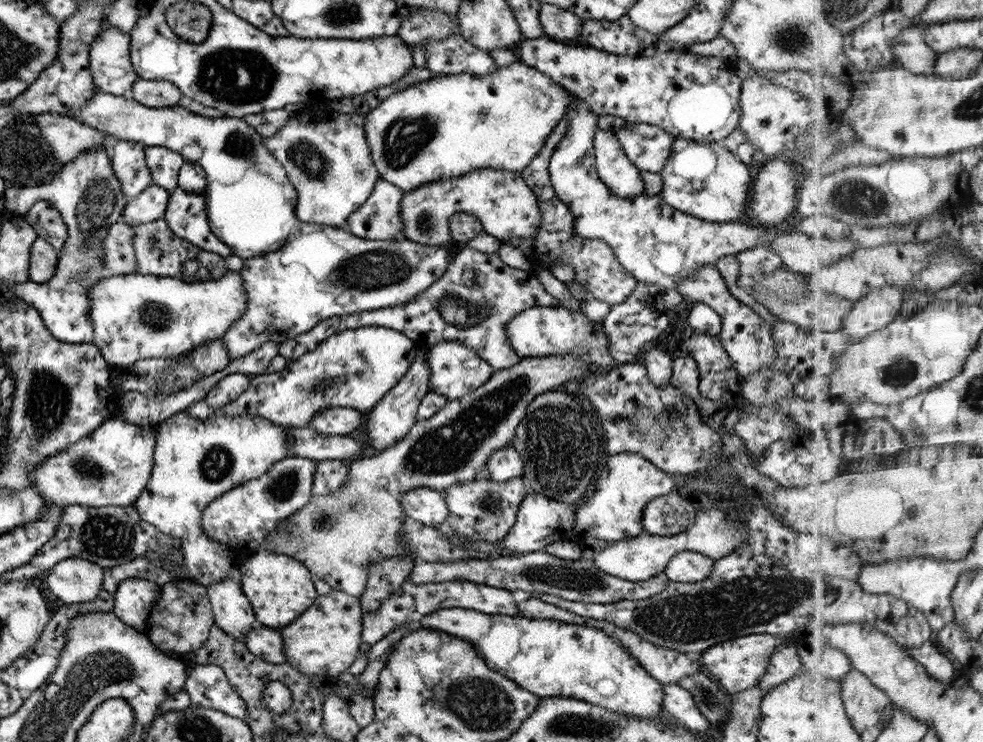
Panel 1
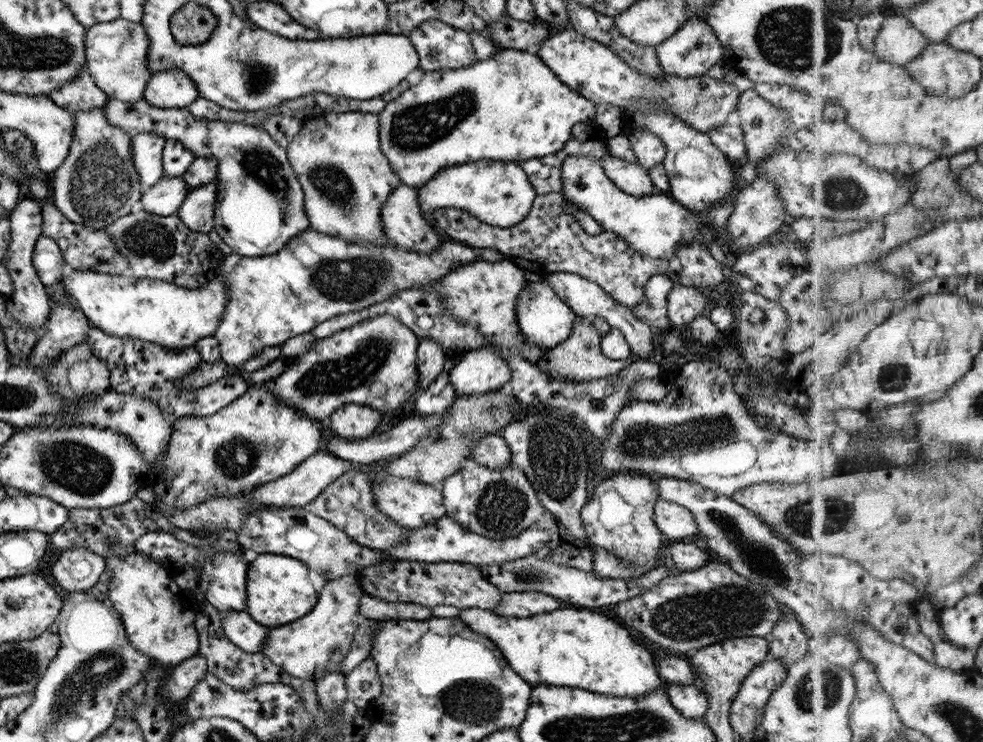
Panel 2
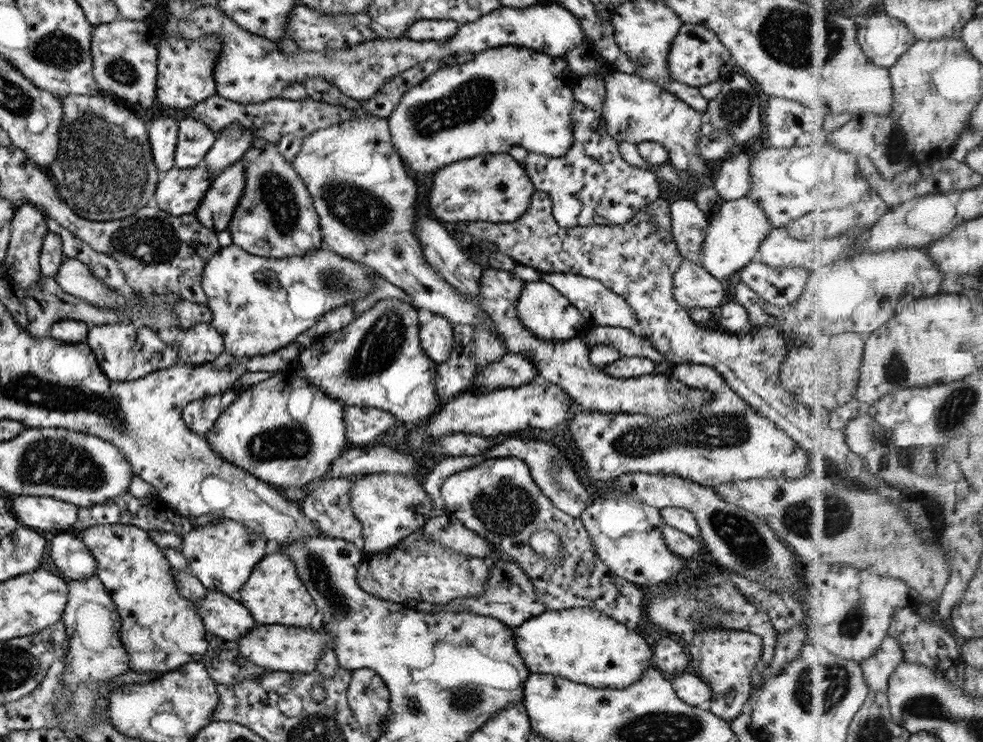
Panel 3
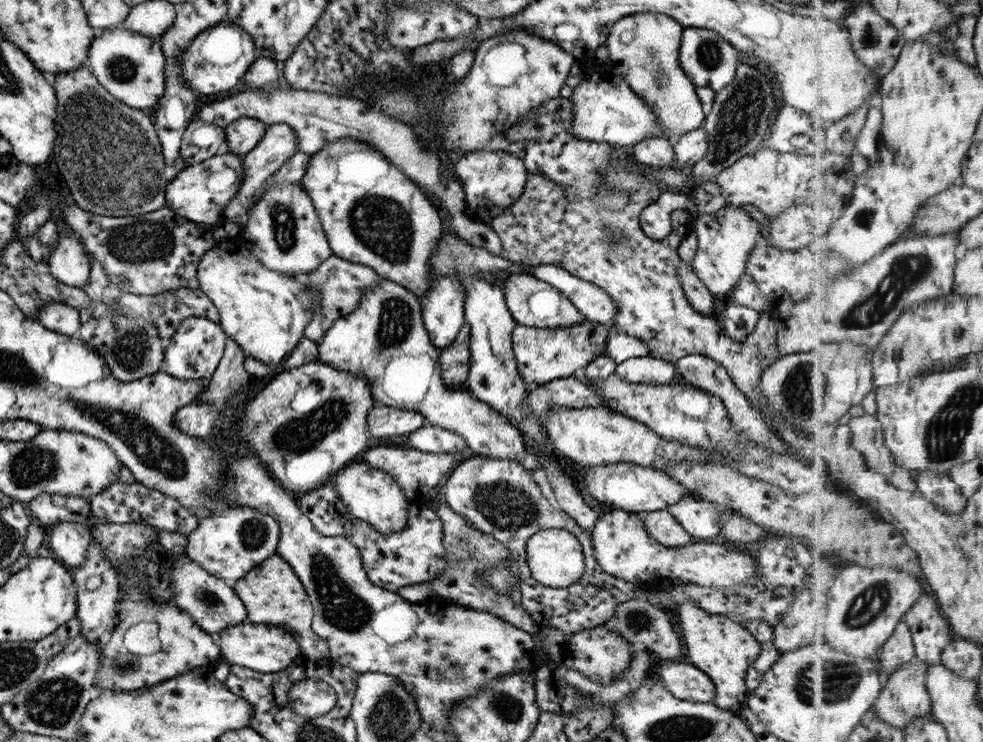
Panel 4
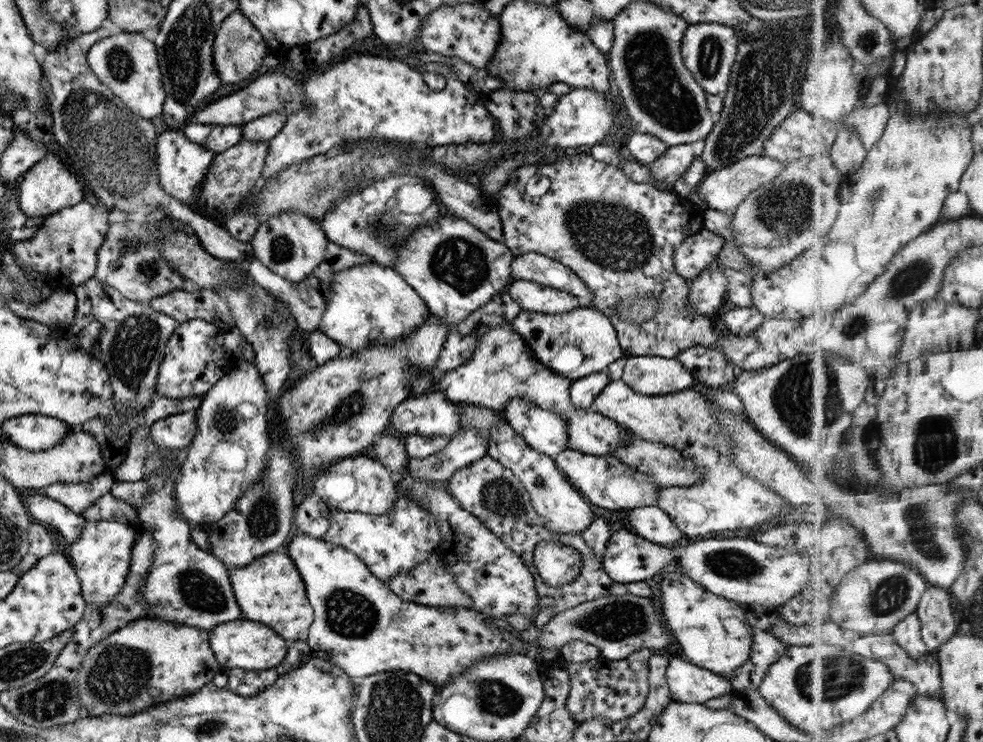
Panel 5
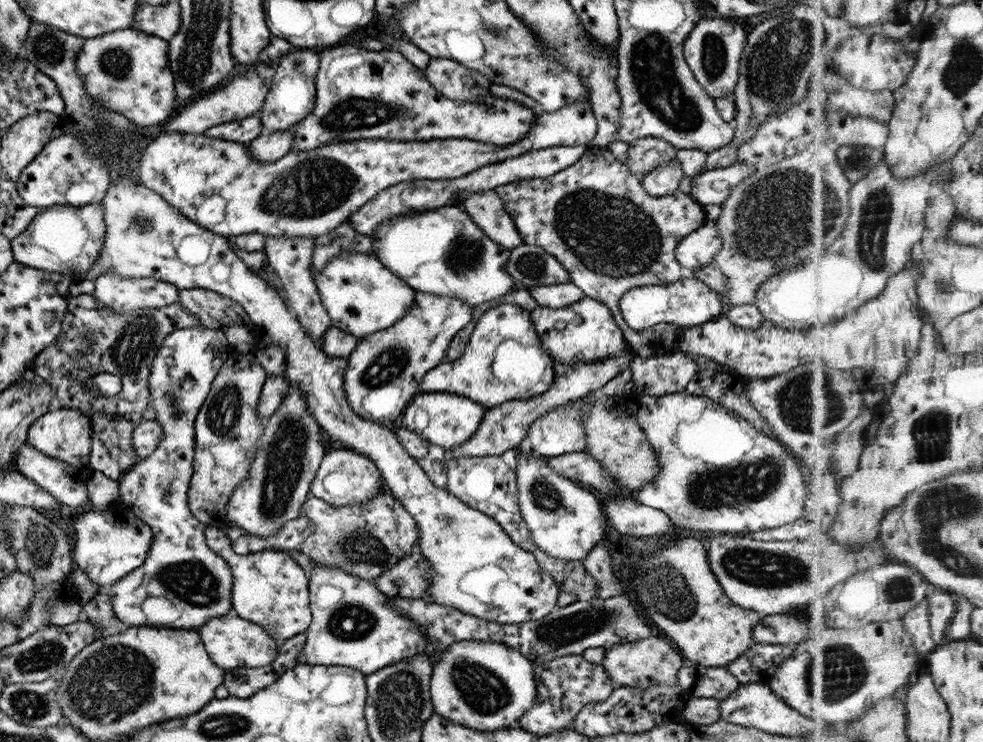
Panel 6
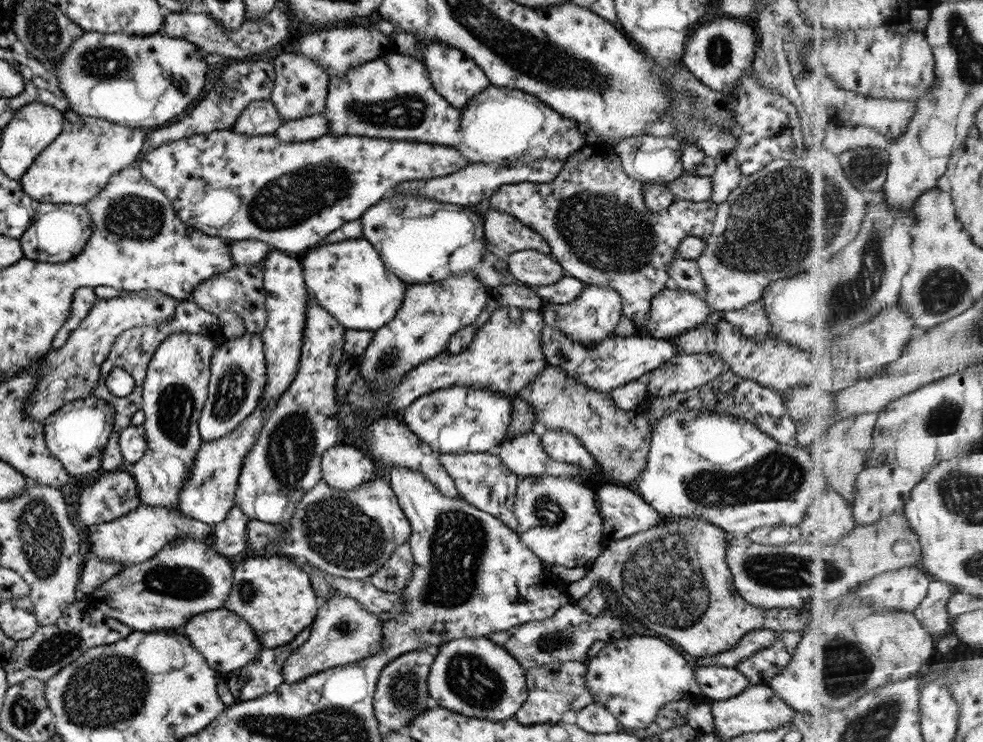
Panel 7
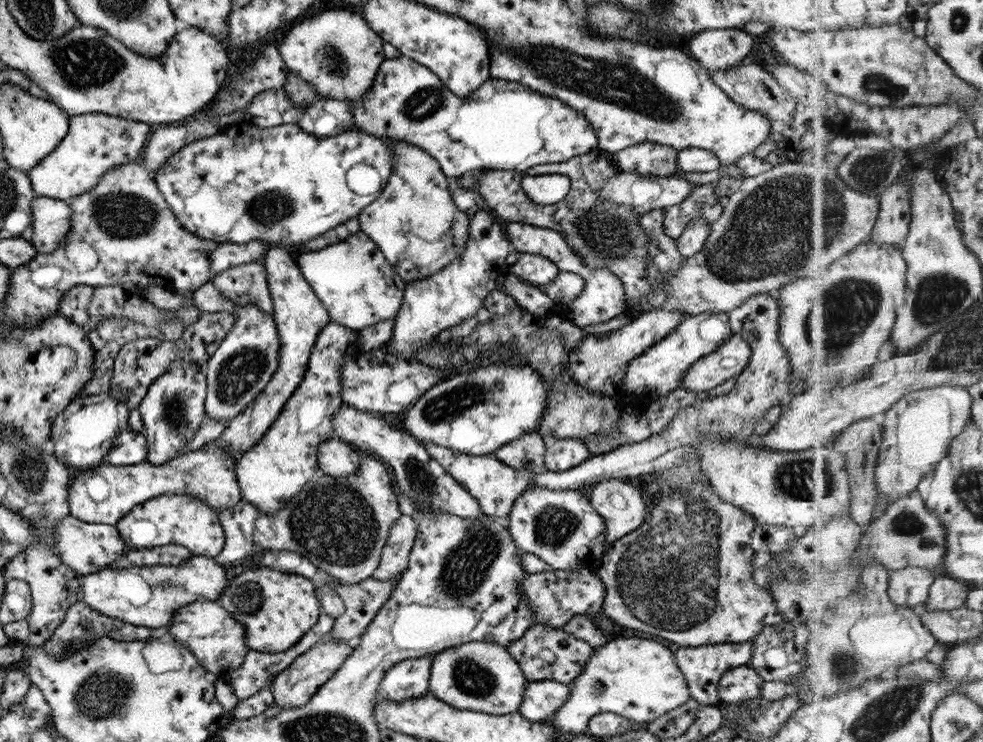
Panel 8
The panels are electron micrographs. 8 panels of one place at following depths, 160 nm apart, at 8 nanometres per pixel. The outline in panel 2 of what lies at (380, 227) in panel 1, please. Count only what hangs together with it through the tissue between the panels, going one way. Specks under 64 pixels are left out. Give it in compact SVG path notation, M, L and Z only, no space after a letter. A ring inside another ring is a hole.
M399 184L390 193L387 202L381 206L380 225L386 240L394 242L398 248L405 251L415 251L421 254L434 253L434 248L444 243L447 238L434 232L426 223L419 211L417 203L417 188Z

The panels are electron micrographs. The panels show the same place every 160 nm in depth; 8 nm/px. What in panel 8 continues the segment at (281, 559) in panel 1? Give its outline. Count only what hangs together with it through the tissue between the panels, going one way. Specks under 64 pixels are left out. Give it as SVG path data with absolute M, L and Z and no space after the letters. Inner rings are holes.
M255 564L229 581L220 594L217 602L243 627L245 644L248 649L262 653L278 653L292 647L318 619L321 612L320 602L314 595L315 584L296 573L284 573L271 567Z

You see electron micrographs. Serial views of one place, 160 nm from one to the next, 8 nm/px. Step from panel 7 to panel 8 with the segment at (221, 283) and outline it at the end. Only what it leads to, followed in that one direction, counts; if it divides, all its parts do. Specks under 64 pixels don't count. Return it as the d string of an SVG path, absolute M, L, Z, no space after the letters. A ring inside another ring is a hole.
M256 261L229 267L213 275L210 281L221 296L225 296L234 304L234 308L253 305L261 312L270 313L272 300L269 298L266 276L261 261Z

